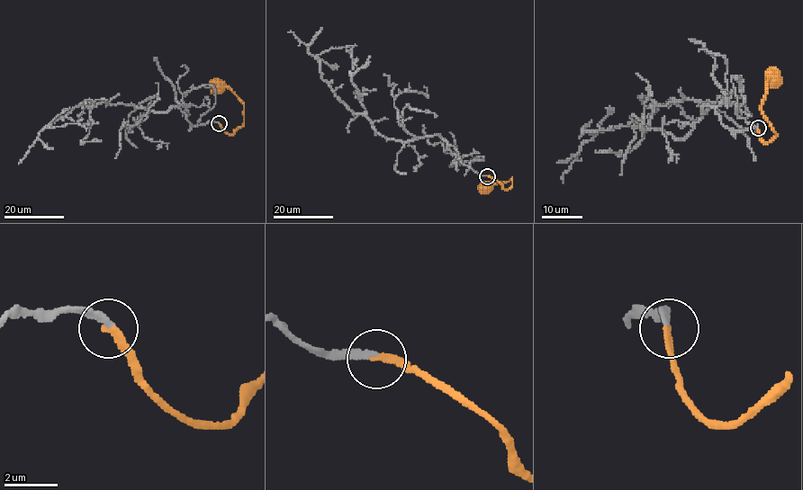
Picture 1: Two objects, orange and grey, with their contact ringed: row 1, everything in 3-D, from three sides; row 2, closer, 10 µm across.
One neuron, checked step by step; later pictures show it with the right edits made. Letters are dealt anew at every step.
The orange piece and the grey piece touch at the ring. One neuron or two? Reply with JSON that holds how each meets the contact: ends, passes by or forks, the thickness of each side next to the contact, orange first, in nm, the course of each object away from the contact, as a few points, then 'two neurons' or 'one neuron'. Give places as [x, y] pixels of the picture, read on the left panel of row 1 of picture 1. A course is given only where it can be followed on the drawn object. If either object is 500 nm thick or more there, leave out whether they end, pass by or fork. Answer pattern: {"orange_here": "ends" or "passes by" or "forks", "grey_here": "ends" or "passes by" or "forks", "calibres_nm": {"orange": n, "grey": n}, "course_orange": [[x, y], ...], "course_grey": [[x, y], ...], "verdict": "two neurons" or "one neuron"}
{"orange_here": "ends", "grey_here": "ends", "calibres_nm": {"orange": 240, "grey": 240}, "course_orange": [[219, 124], [232, 134], [243, 122], [243, 103], [225, 85], [219, 85]], "course_grey": [[219, 124], [192, 125], [172, 105], [156, 111], [133, 105], [80, 102], [48, 126], [88, 122]], "verdict": "one neuron"}

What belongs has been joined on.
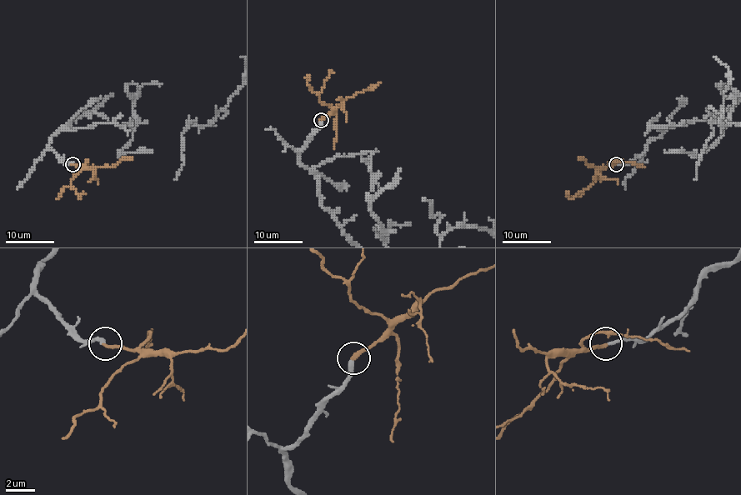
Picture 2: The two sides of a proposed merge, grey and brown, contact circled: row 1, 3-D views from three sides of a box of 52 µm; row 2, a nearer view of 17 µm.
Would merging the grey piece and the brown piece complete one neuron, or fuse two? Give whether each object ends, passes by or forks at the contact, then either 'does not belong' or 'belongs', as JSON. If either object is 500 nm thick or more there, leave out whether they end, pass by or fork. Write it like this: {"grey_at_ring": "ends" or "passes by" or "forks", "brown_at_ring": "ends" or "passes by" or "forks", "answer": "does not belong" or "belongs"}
{"grey_at_ring": "ends", "brown_at_ring": "ends", "answer": "belongs"}

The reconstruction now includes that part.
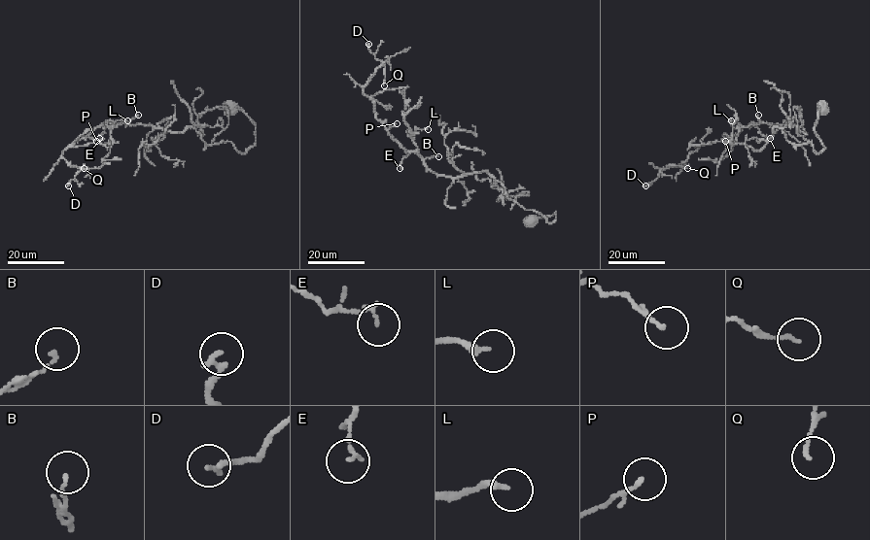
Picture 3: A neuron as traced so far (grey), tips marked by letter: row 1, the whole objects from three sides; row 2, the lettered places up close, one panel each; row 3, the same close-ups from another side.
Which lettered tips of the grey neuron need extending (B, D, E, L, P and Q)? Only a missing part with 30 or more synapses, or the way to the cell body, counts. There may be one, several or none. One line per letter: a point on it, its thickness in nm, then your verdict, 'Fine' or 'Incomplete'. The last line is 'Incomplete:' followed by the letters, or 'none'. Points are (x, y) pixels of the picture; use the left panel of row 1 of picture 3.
B: Place: (138, 115). Thickness 130 nm. Fine
D: Place: (68, 185). Thickness 200 nm. Fine
E: Place: (99, 138). Thickness 140 nm. Fine
L: Place: (127, 120). Thickness 200 nm. Incomplete
P: Place: (96, 141). Thickness 130 nm. Fine
Q: Place: (84, 168). Thickness 110 nm. Fine
Incomplete: L

